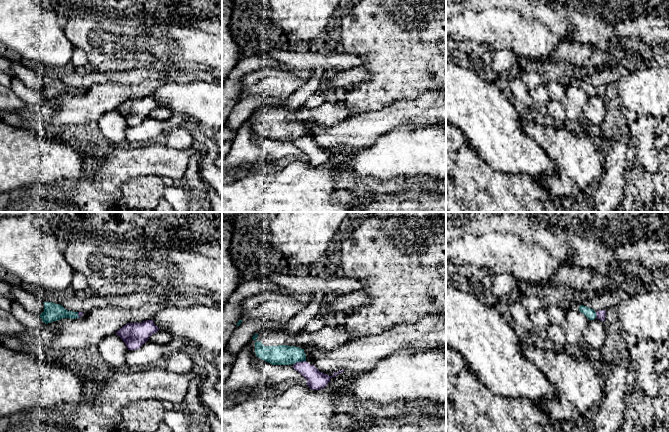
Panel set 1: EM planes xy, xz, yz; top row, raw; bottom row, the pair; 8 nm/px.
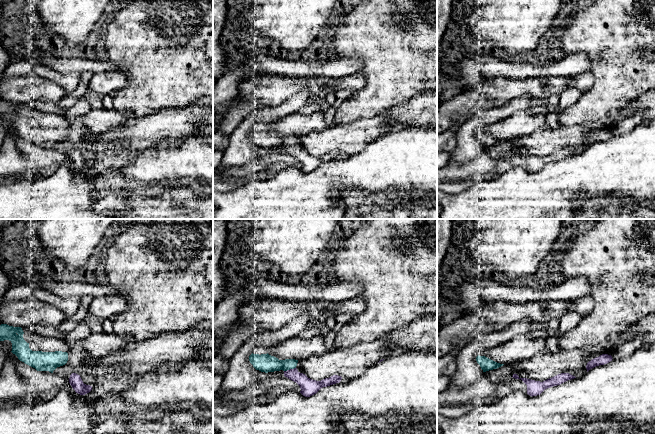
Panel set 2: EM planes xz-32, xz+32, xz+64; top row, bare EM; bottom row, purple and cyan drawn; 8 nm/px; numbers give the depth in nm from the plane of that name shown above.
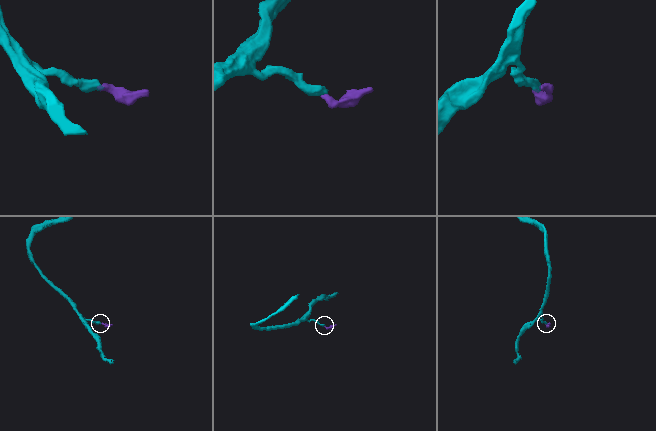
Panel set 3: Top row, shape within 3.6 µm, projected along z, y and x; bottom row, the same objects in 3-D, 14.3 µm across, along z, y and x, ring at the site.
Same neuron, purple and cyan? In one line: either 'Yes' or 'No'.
Yes

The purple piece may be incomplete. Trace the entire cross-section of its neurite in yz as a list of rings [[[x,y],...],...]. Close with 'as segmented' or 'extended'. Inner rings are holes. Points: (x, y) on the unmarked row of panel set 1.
[[[580,81],[579,87],[583,89],[589,96],[594,96],[597,94],[601,97],[605,97],[606,94],[606,86],[599,86],[595,88],[593,85],[589,83]]]; extended

